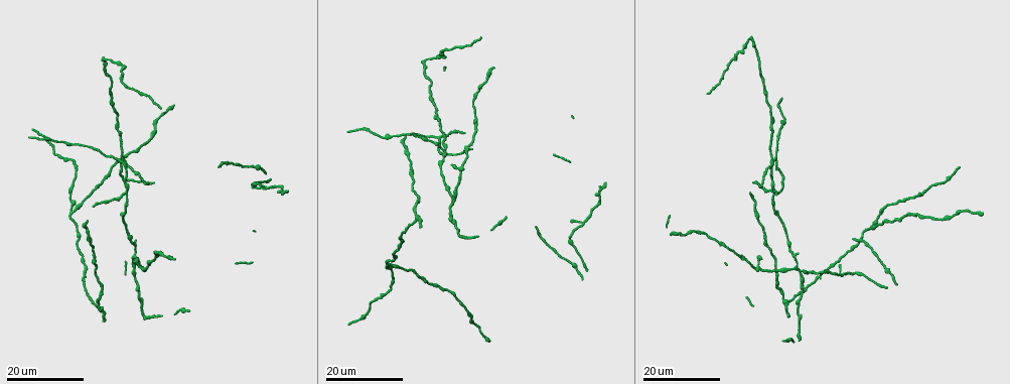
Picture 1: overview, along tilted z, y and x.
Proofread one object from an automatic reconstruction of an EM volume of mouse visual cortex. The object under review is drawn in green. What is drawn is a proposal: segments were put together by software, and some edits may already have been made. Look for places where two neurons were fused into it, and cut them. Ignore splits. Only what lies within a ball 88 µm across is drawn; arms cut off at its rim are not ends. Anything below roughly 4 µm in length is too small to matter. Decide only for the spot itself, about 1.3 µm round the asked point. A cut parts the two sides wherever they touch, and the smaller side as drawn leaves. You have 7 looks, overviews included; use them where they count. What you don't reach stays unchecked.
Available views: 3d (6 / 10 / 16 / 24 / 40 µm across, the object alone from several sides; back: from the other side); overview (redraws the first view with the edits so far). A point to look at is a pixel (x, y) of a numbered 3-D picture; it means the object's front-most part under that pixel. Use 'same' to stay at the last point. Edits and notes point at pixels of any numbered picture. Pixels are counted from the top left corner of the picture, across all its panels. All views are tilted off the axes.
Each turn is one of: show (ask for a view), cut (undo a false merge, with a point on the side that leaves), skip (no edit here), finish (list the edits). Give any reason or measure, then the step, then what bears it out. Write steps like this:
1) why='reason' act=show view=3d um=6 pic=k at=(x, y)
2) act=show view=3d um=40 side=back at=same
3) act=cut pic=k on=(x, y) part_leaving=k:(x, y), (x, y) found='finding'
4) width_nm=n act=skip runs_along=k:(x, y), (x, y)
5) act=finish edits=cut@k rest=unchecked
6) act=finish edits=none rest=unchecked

why='three arms meet' act=show view=3d um=16 pic=1 at=(869, 231)

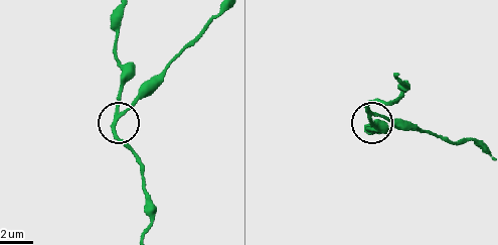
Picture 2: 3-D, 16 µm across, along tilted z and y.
why='closer look' act=show view=3d um=10 pic=2 at=(120, 114)

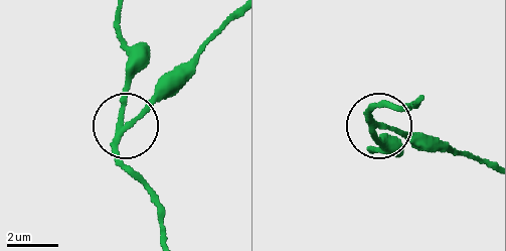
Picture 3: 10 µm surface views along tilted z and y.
arms=3 act=skip runs_along=3:(163, 229), (116, 151), (128, 56) found='one neuron here'

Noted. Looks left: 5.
why='branch point' act=show view=3d um=16 pic=1 at=(794, 267)

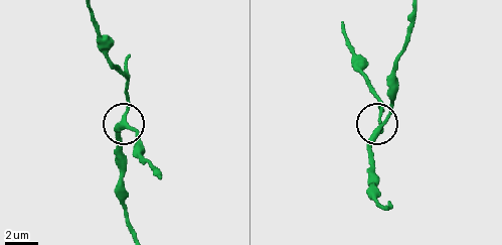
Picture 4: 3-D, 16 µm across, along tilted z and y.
why='closer look' act=show view=3d um=6 pic=4 at=(379, 128)

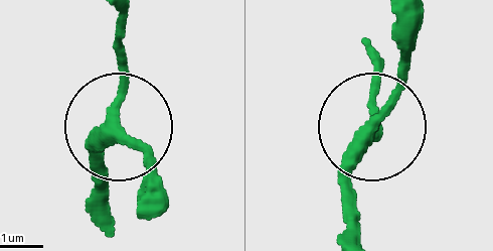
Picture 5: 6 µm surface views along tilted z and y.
side_arm_um=34 act=skip runs_along=5:(126, 21), (126, 91), (94, 168) found='continuous, no second neuron'

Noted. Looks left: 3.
act=show view=3d um=16 pic=1 at=(128, 193)

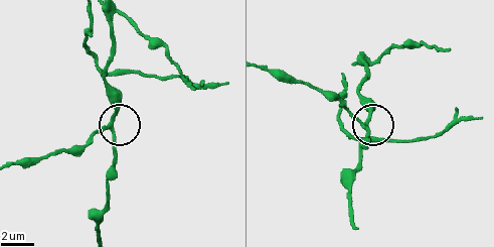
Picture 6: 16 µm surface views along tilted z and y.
why='closer look' act=show view=3d um=10 pic=6 at=(112, 128)

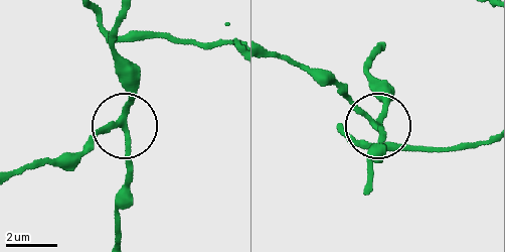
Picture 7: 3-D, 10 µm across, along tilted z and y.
arms=3 act=skip found='one neuron here'

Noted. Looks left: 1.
act=finish edits=none rest=unchecked

